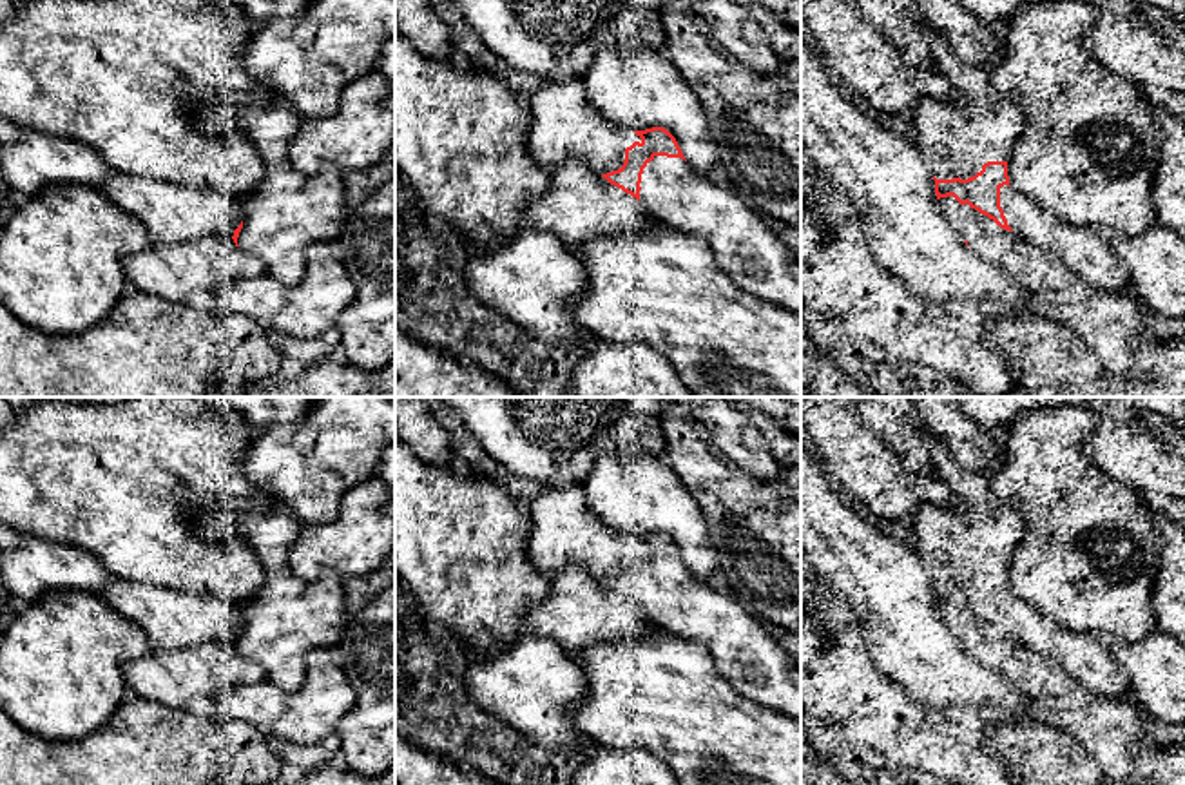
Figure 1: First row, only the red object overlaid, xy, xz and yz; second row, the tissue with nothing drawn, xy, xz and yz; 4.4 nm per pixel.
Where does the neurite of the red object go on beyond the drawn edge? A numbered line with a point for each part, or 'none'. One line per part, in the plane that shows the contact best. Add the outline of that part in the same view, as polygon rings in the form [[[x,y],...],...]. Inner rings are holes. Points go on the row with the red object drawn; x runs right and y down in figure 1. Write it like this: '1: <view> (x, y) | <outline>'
1: xz (747, 251) | [[[667,156],[647,163],[640,187],[652,219],[699,236],[737,286],[801,315],[801,259],[747,199]]]

